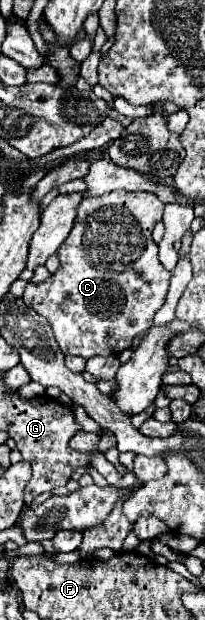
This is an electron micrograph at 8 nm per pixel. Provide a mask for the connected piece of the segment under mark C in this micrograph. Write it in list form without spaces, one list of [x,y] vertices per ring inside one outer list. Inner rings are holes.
[[[112,191],[100,197],[84,197],[78,217],[66,241],[60,245],[60,269],[42,283],[28,283],[22,299],[26,307],[46,317],[54,329],[54,337],[64,355],[80,355],[90,359],[94,355],[120,355],[132,347],[136,335],[154,325],[154,313],[164,305],[170,271],[158,261],[158,245],[152,239],[154,225],[162,219],[164,203],[150,193]]]

